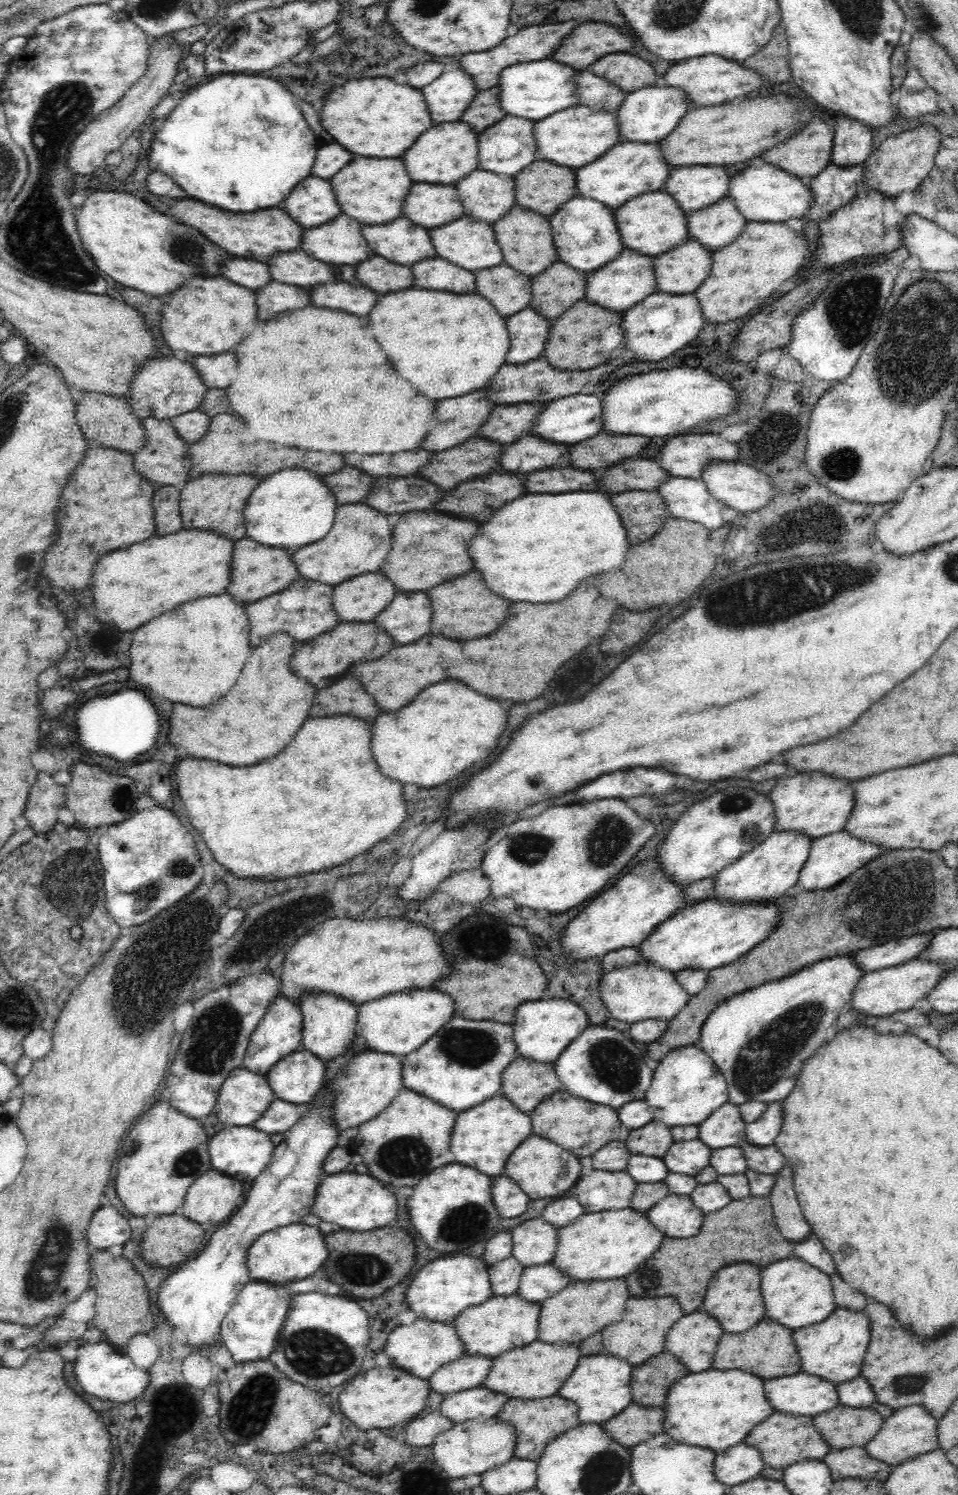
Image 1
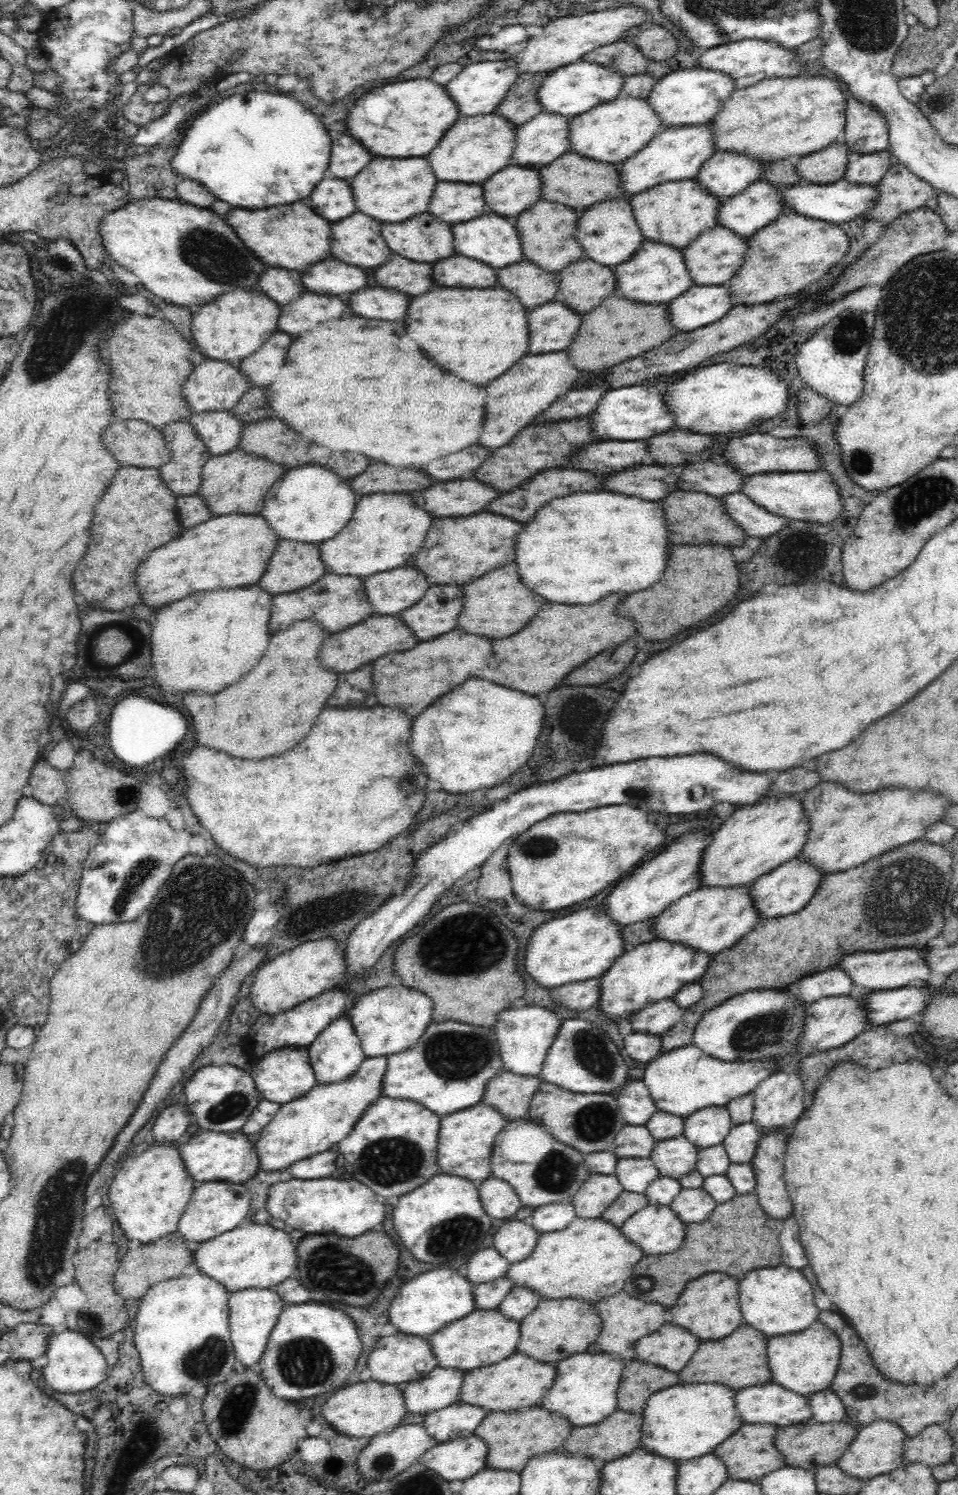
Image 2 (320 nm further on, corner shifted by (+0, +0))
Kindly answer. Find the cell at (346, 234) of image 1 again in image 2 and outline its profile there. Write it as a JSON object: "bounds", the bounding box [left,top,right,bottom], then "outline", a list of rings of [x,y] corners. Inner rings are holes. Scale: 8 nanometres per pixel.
{"bounds":[332,212,392,268],"outline":[[[356,212],[332,226],[332,254],[346,264],[376,268],[388,262],[392,250],[382,238],[380,222]]]}

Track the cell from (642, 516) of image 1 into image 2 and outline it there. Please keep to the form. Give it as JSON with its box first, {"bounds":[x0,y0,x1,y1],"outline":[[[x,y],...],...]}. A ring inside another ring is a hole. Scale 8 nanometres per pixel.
{"bounds":[660,489,748,548],"outline":[[[676,489],[671,492],[663,501],[660,501],[664,515],[666,515],[666,525],[668,529],[668,541],[680,545],[712,545],[728,548],[742,546],[748,539],[748,534],[744,532],[736,521],[732,521],[721,497],[710,496],[709,494],[694,491],[683,491]]]}

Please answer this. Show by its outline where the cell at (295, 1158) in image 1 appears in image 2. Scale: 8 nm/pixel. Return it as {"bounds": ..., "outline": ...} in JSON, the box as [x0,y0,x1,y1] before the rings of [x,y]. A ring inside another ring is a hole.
{"bounds":[133,1273,237,1396],"outline":[[[198,1273],[196,1276],[182,1276],[180,1278],[156,1283],[140,1299],[135,1316],[136,1328],[133,1334],[133,1341],[136,1351],[140,1354],[140,1369],[142,1369],[142,1374],[144,1374],[146,1382],[148,1382],[148,1384],[150,1384],[150,1386],[158,1392],[158,1394],[162,1394],[162,1396],[180,1396],[180,1394],[190,1395],[192,1388],[196,1388],[198,1385],[211,1388],[219,1385],[220,1383],[226,1382],[228,1377],[232,1373],[236,1372],[234,1370],[234,1362],[236,1362],[237,1354],[235,1353],[235,1348],[233,1347],[233,1342],[231,1341],[229,1332],[228,1296],[229,1292],[224,1289],[224,1286],[220,1285],[220,1283],[216,1281],[213,1281],[210,1277]]]}

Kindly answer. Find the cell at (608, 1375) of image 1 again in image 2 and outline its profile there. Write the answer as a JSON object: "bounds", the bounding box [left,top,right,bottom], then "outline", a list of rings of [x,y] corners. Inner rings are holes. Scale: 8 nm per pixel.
{"bounds":[542,1353,626,1426],"outline":[[[610,1353],[573,1354],[554,1364],[556,1378],[548,1394],[542,1398],[542,1408],[568,1418],[574,1426],[590,1426],[602,1422],[616,1409],[616,1394],[626,1361]]]}

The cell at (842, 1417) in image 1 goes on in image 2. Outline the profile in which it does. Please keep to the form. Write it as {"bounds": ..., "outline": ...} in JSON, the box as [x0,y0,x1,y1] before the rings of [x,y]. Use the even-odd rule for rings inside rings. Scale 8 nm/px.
{"bounds":[772,1418,856,1471],"outline":[[[812,1418],[808,1419],[806,1423],[799,1425],[777,1427],[776,1434],[772,1438],[774,1447],[782,1453],[784,1457],[784,1464],[791,1467],[800,1467],[806,1471],[815,1471],[820,1467],[825,1467],[836,1463],[838,1458],[844,1454],[844,1451],[854,1436],[856,1436],[856,1429],[850,1424],[842,1421],[833,1423],[816,1423]]]}

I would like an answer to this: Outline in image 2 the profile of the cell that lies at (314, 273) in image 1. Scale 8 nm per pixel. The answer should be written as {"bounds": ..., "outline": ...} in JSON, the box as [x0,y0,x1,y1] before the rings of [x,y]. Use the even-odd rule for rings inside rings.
{"bounds":[302,258,366,294],"outline":[[[328,258],[320,264],[314,264],[306,272],[302,272],[302,280],[306,290],[316,294],[354,294],[356,290],[366,288],[366,272],[348,266],[346,262],[340,262],[336,258]]]}

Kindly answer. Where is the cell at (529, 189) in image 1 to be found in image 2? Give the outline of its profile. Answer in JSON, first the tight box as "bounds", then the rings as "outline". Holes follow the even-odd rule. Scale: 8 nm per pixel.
{"bounds":[540,152,629,211],"outline":[[[566,152],[552,164],[540,170],[542,179],[542,198],[550,202],[560,202],[564,206],[583,211],[584,208],[607,201],[608,199],[629,200],[629,194],[621,185],[618,166],[604,161],[586,158],[577,152]]]}

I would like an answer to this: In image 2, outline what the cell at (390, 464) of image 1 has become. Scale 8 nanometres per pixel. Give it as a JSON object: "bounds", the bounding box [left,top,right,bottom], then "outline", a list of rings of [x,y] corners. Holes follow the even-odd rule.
{"bounds":[424,446,492,482],"outline":[[[470,446],[446,458],[434,460],[424,466],[428,476],[436,482],[455,481],[456,479],[472,479],[473,474],[487,459],[492,450],[483,446]]]}

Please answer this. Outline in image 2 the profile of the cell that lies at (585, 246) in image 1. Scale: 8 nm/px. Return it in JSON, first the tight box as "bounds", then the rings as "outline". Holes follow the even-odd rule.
{"bounds":[575,199,644,268],"outline":[[[608,199],[586,207],[586,210],[578,214],[582,214],[582,218],[580,218],[580,226],[576,230],[575,237],[582,246],[585,257],[591,258],[594,262],[613,268],[632,258],[632,255],[636,254],[643,245],[644,235],[636,224],[632,205],[626,199]]]}

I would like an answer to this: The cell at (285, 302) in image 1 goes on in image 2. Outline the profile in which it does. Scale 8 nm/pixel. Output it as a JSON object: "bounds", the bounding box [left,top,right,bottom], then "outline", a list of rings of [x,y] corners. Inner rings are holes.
{"bounds":[278,294,348,334],"outline":[[[302,294],[296,302],[282,306],[278,328],[288,334],[300,334],[312,330],[320,322],[342,318],[348,312],[348,304],[334,296]]]}

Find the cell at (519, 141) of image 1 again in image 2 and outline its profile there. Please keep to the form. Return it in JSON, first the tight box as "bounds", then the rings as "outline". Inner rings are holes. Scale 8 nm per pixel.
{"bounds":[512,113,570,170],"outline":[[[540,113],[516,129],[512,164],[542,170],[570,151],[569,122],[562,114]]]}

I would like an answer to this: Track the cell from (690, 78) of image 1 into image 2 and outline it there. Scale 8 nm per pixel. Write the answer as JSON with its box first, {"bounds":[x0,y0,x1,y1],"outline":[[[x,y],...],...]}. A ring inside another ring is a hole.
{"bounds":[699,39,802,90],"outline":[[[757,39],[744,40],[730,45],[716,46],[703,51],[699,67],[706,70],[720,71],[733,78],[736,90],[745,89],[764,79],[774,77],[798,76],[802,66],[798,54],[792,49],[784,49],[774,42]]]}

